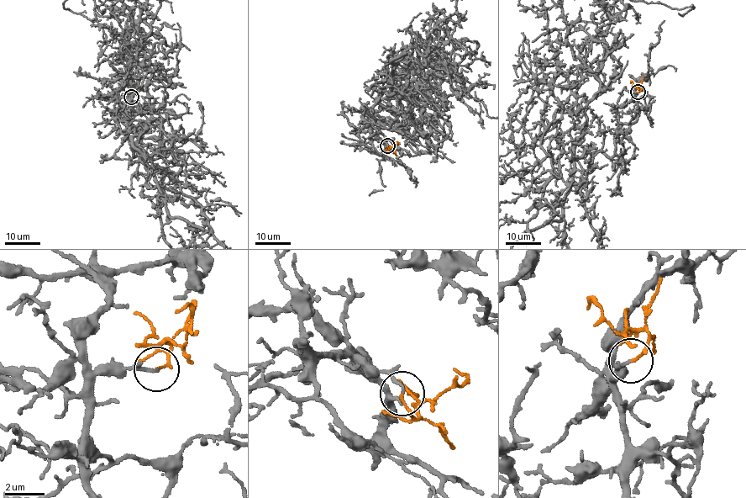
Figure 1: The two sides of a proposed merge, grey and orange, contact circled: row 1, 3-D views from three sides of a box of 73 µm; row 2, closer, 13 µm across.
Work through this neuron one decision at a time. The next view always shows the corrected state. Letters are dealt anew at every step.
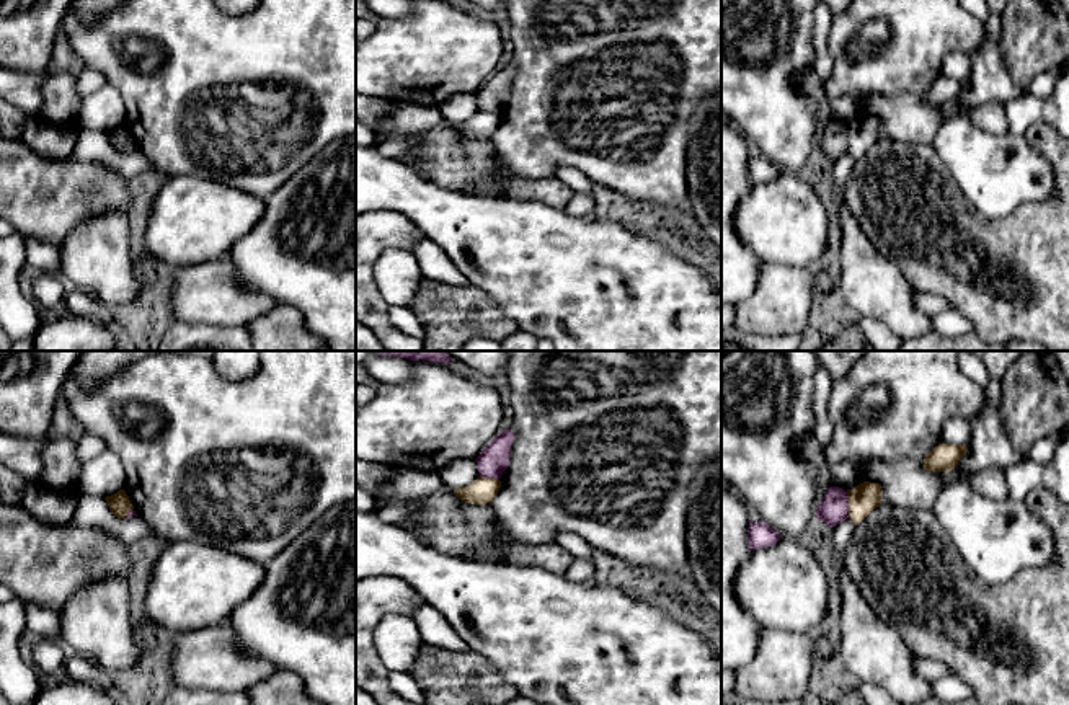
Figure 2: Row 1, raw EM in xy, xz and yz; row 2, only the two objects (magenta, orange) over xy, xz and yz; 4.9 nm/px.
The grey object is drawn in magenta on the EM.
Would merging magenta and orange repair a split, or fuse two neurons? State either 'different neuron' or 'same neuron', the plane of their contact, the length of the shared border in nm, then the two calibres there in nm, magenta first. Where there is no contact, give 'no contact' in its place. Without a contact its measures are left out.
different neuron | yz | 140 nm | 150/150 nm

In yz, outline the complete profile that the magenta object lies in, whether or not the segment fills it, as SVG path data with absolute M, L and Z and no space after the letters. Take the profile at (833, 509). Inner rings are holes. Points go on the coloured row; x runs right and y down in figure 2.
M829 486L816 508L816 517L829 529L849 519L847 491L839 486Z

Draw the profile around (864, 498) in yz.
M863 481L847 490L849 519L857 525L881 504L881 485Z

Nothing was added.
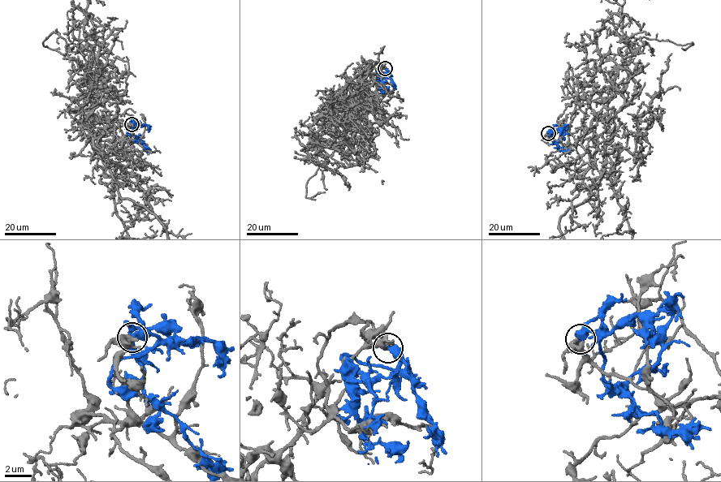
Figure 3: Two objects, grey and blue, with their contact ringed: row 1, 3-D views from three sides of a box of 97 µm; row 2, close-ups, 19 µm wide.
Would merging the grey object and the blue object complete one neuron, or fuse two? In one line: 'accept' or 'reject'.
reject

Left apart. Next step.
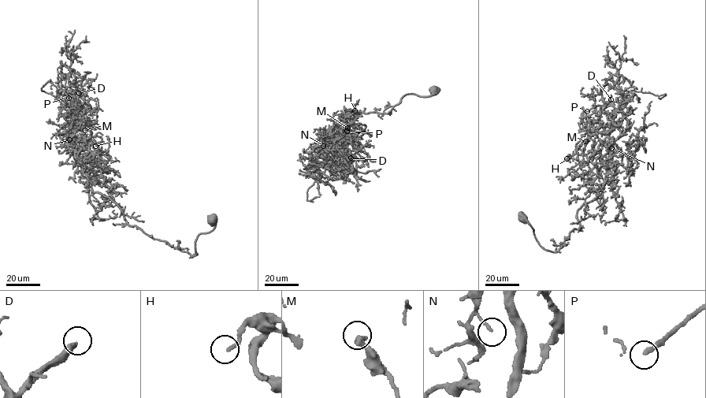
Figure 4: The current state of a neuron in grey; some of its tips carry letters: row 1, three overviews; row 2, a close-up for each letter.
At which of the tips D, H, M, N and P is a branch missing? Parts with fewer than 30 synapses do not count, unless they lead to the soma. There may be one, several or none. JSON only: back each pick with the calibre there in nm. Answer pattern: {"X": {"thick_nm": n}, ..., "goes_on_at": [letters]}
{"D": {"thick_nm": 360}, "goes_on_at": ["D"]}

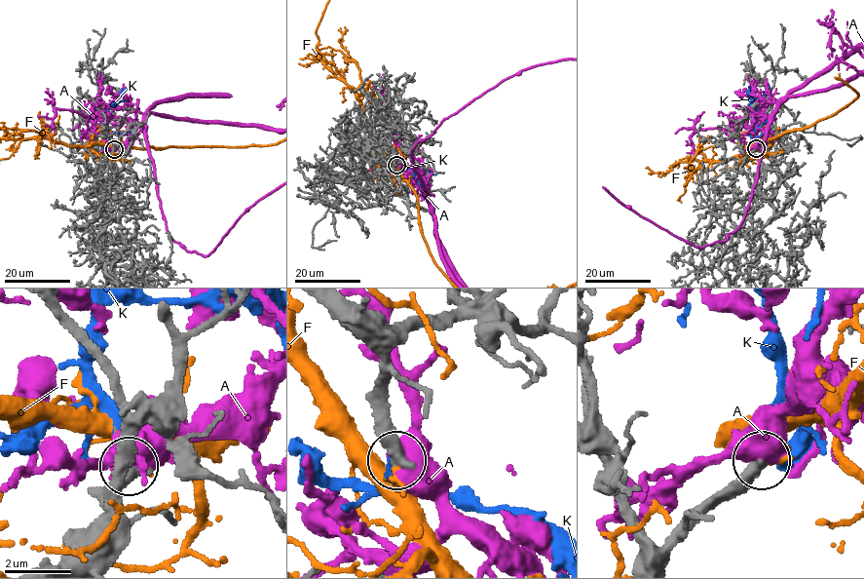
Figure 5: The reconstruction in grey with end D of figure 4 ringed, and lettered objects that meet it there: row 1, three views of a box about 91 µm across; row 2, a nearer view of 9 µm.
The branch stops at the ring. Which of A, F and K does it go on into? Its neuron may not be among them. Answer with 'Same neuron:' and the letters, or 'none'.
Same neuron: K

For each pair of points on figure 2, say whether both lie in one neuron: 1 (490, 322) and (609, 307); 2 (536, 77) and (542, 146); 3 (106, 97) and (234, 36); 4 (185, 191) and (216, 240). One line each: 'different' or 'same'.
1: different
2: same
3: different
4: same

